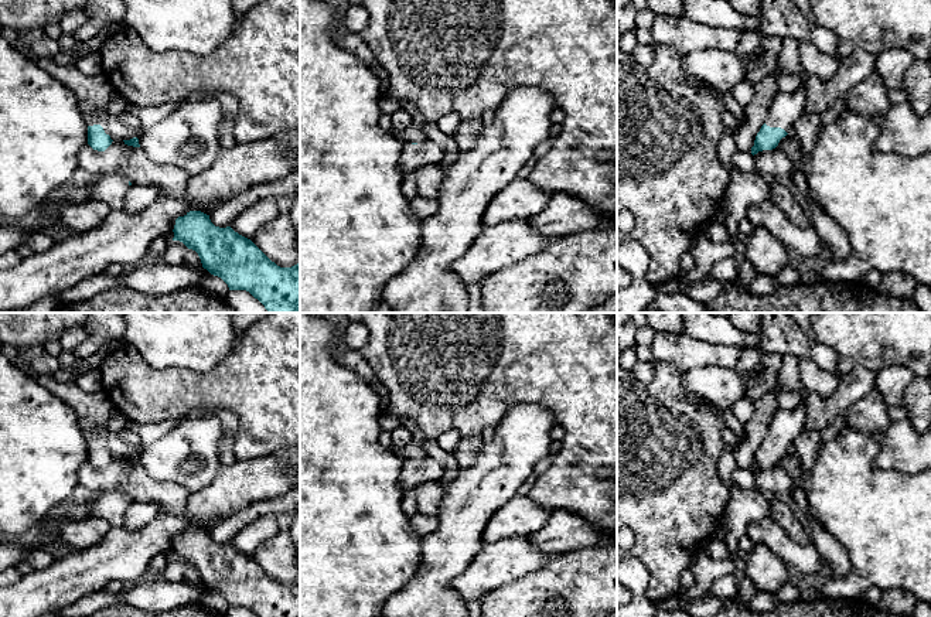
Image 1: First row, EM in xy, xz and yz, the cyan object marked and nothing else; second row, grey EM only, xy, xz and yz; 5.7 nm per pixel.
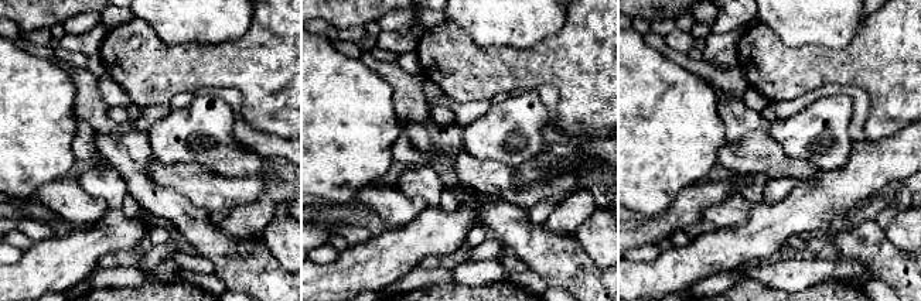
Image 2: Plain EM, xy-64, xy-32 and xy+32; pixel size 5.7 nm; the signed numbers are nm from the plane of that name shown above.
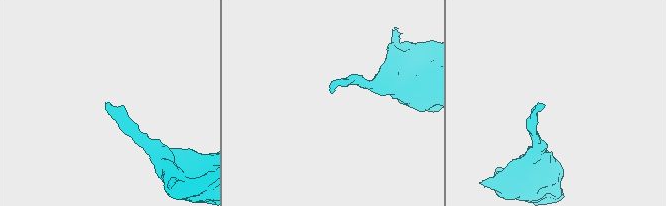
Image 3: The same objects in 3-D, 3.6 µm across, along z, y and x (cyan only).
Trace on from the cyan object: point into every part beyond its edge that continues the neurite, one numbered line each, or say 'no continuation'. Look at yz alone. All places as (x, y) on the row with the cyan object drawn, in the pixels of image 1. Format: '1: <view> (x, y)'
1: yz (787, 108)

